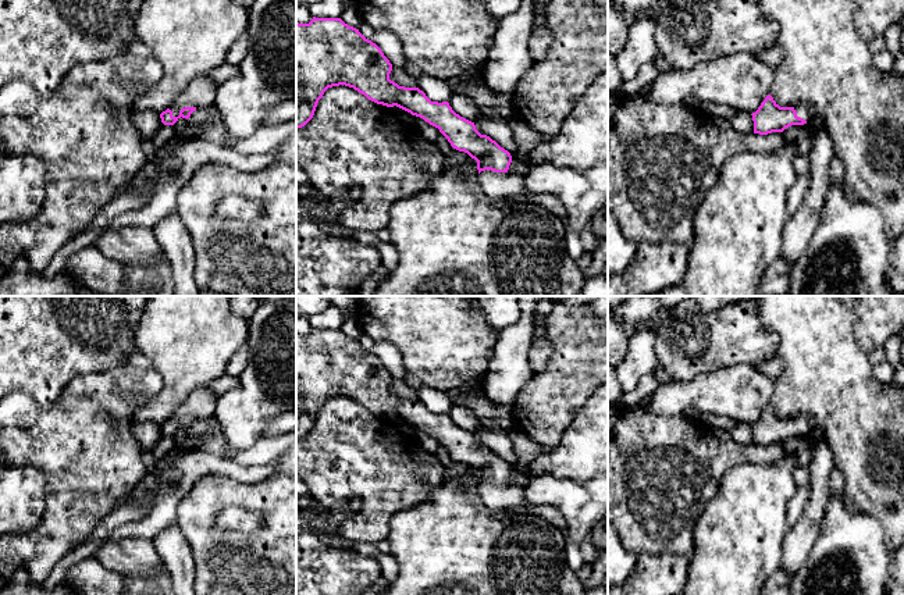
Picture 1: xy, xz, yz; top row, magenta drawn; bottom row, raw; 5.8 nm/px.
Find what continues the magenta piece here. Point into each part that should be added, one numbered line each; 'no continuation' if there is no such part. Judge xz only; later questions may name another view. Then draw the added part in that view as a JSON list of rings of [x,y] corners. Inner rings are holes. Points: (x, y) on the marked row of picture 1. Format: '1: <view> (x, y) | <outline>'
1: xz (497, 185) | [[[485,170],[478,174],[478,181],[485,195],[491,199],[526,196],[533,204],[545,207],[558,215],[565,225],[569,222],[569,215],[563,203],[551,193],[528,193],[524,189],[524,175],[522,174],[494,172],[491,170]]]

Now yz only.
1: yz (803, 111) | [[[805,104],[794,106],[797,117],[805,120],[807,122],[814,118],[812,110]]]

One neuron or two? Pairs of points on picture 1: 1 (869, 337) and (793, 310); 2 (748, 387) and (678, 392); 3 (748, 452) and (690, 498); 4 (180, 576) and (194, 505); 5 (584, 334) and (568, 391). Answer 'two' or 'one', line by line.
1: two
2: one
3: one
4: two
5: one

